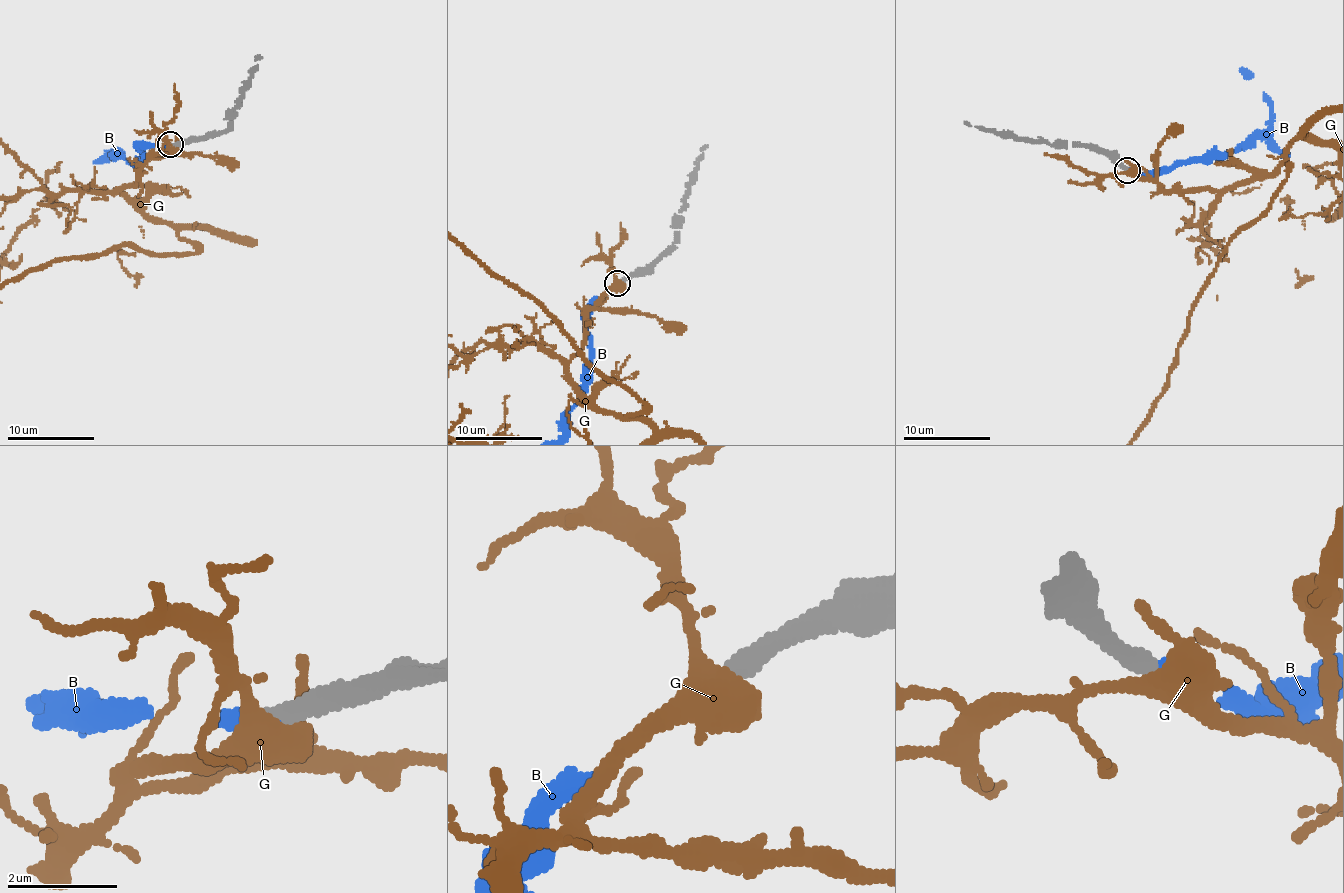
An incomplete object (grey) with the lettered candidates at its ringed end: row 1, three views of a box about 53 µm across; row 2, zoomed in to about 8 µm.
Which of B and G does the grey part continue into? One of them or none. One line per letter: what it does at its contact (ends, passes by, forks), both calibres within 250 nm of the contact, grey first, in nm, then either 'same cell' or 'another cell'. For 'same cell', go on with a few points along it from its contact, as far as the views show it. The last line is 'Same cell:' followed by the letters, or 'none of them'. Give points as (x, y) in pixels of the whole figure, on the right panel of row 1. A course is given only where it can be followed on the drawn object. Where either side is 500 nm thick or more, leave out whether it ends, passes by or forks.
B: it ends; calibres 300 and 300 nm; same cell
G: it forks; calibres 300 and 380 nm; another cell
Same cell: B

